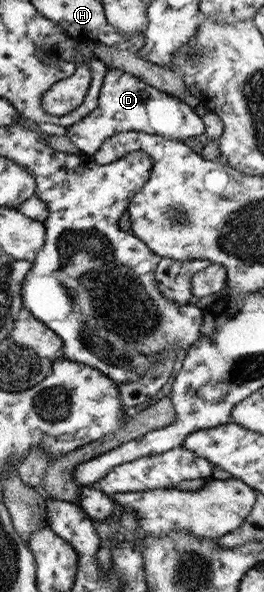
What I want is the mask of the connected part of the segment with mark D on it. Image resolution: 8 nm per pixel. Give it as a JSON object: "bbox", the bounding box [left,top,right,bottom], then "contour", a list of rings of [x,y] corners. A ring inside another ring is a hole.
{"bbox":[66,69,204,156],"contour":[[[111,69],[107,73],[107,77],[105,77],[104,87],[99,97],[99,107],[89,113],[88,116],[85,116],[83,120],[79,120],[76,124],[67,127],[66,136],[77,146],[77,149],[80,149],[81,153],[86,156],[92,156],[100,151],[100,147],[105,140],[127,130],[157,134],[182,141],[187,137],[197,137],[197,135],[204,133],[204,123],[202,117],[195,113],[195,109],[188,102],[181,101],[180,98],[157,90],[155,87],[149,86],[144,79],[125,73],[122,69]]]}

